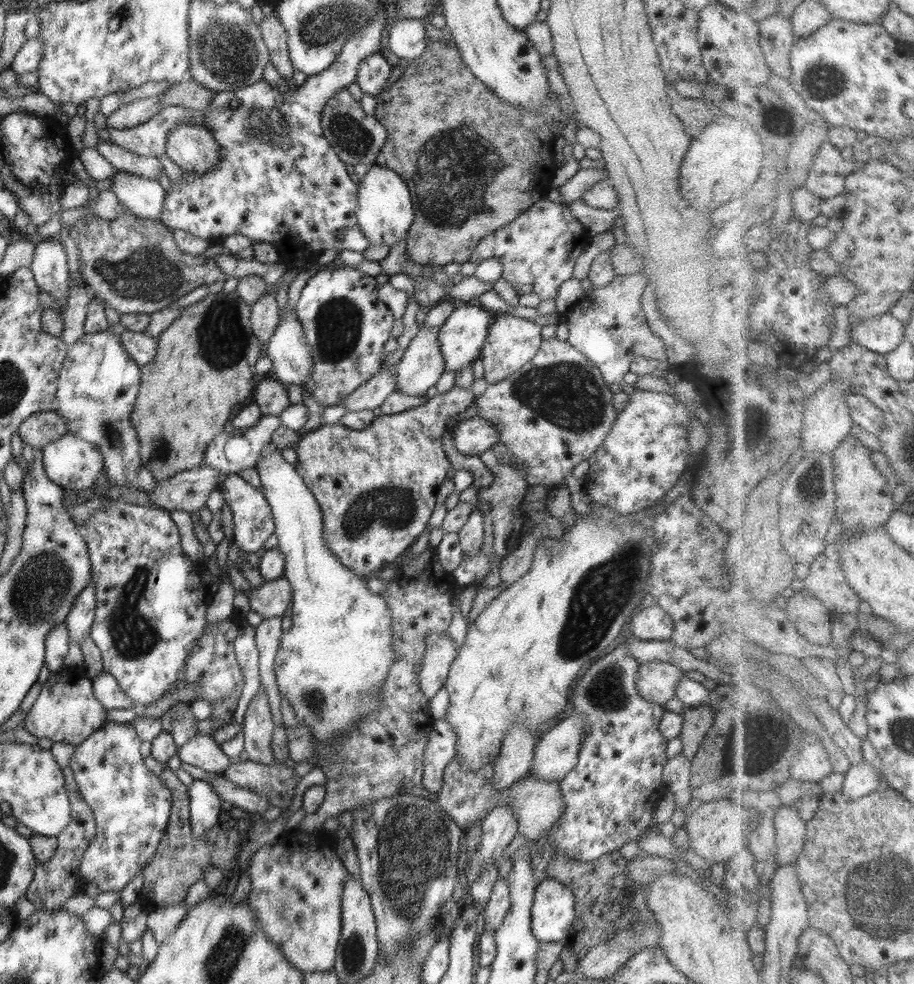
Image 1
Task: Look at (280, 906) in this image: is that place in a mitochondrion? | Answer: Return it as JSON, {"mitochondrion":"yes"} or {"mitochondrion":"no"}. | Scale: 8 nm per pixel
{"mitochondrion":"yes"}

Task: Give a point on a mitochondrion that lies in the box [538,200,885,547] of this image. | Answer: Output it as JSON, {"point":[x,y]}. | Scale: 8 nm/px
{"point":[756,425]}

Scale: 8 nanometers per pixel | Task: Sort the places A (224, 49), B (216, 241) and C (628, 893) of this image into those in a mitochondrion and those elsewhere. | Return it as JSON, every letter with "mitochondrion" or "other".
{"A":"mitochondrion","B":"other","C":"other"}

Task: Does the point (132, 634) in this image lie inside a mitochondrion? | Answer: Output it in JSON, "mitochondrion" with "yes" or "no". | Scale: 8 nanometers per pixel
{"mitochondrion":"yes"}

